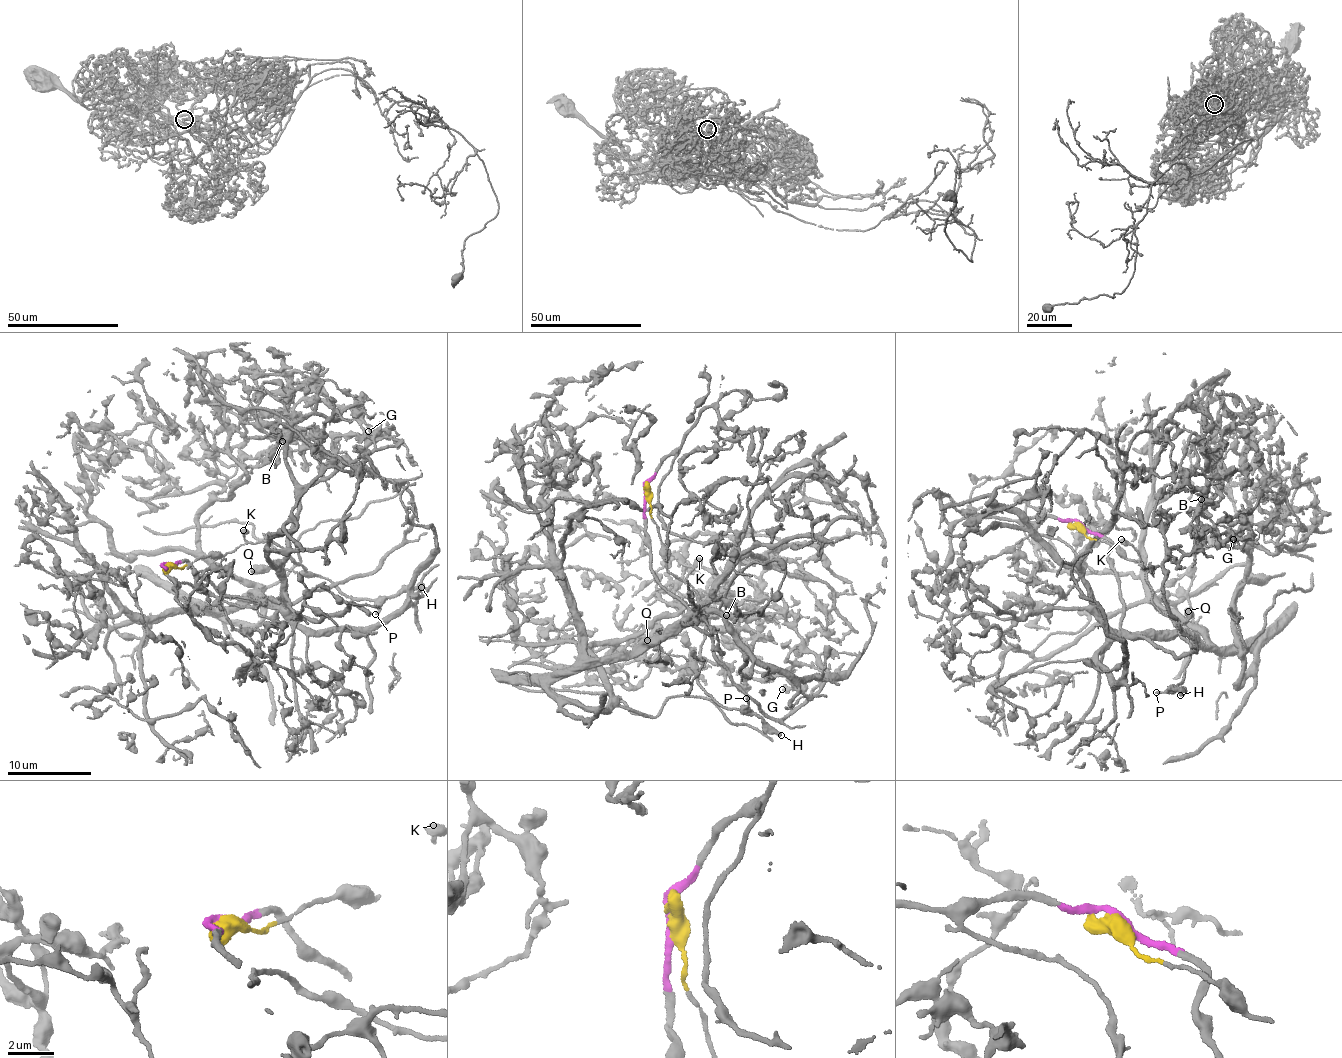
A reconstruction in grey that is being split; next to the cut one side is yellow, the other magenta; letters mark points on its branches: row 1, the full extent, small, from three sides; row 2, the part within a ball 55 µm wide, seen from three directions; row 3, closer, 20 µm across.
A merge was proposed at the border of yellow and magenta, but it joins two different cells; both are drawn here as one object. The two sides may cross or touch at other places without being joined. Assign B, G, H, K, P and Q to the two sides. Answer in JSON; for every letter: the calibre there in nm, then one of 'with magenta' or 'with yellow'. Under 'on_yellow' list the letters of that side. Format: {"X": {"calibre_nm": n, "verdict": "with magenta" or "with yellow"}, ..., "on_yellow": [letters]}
{"B": {"calibre_nm": 320, "verdict": "with magenta"}, "G": {"calibre_nm": 200, "verdict": "with magenta"}, "H": {"calibre_nm": 280, "verdict": "with yellow"}, "K": {"calibre_nm": 500, "verdict": "with yellow"}, "P": {"calibre_nm": 170, "verdict": "with yellow"}, "Q": {"calibre_nm": 550, "verdict": "with yellow"}, "on_yellow": ["H", "K", "P", "Q"]}

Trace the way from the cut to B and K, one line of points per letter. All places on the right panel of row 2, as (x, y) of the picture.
B: (1080, 524), (1110, 541), (1126, 632), (1239, 646), (1253, 662), (1236, 686), (1249, 558), (1197, 516), (1200, 499)
K: (1080, 524), (1088, 537), (1113, 544), (1136, 562), (1139, 561), (1139, 552), (1121, 538)

